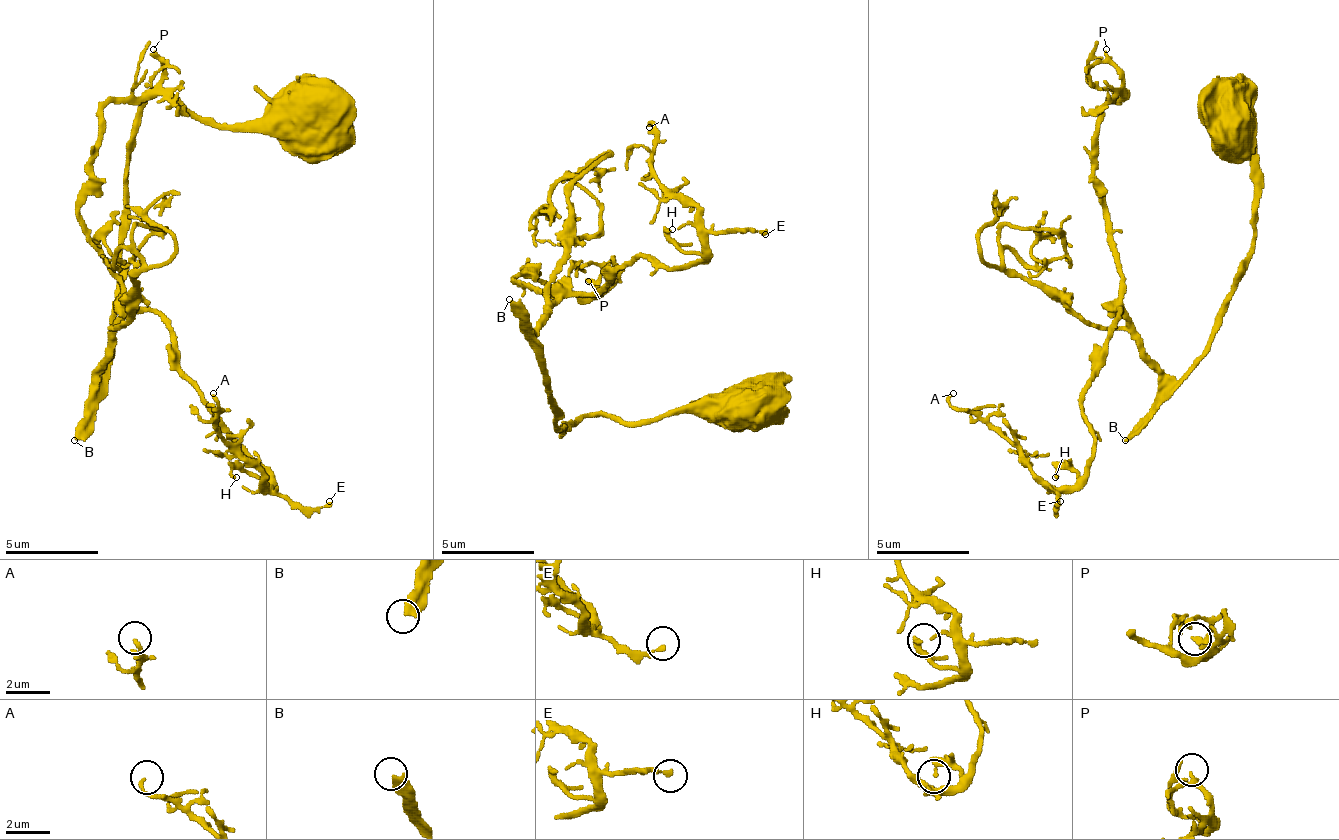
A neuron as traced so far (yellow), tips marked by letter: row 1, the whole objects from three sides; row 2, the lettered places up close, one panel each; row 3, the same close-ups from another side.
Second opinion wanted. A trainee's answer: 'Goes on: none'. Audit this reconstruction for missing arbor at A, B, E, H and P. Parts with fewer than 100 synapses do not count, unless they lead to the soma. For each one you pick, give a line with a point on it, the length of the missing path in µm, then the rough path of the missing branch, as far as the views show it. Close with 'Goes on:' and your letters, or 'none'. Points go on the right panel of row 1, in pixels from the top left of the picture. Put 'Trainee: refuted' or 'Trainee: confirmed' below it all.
B: (1125, 440) | 300 µm
Goes on: B
Trainee: refuted

